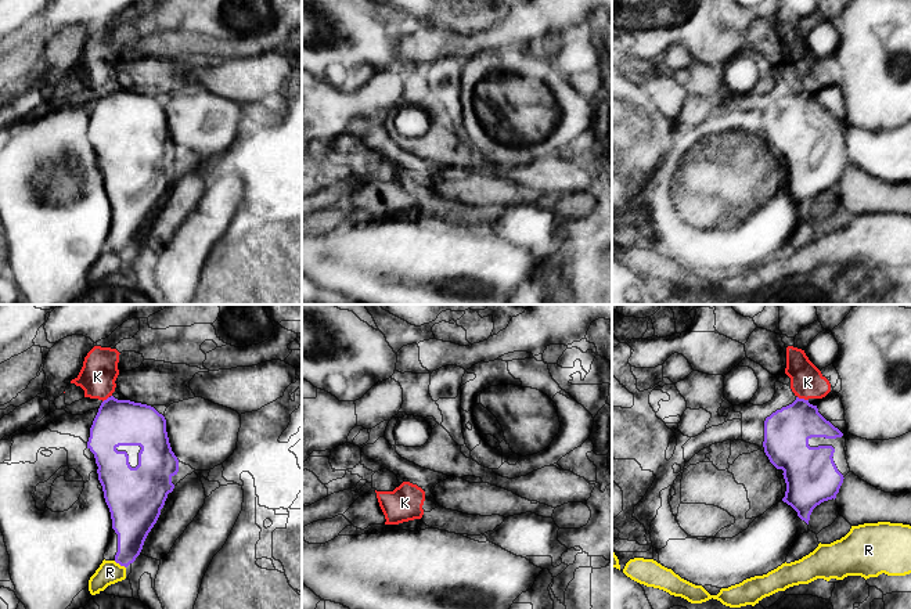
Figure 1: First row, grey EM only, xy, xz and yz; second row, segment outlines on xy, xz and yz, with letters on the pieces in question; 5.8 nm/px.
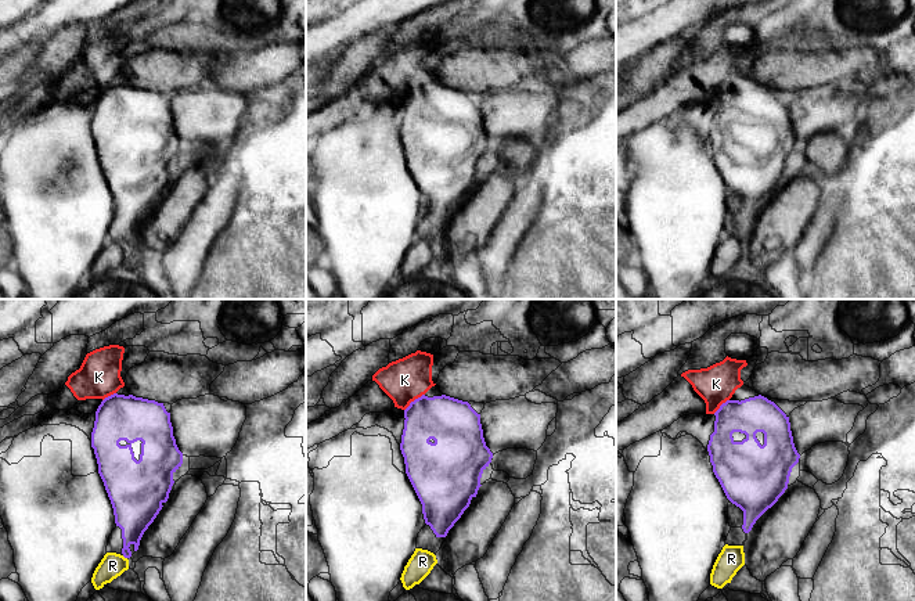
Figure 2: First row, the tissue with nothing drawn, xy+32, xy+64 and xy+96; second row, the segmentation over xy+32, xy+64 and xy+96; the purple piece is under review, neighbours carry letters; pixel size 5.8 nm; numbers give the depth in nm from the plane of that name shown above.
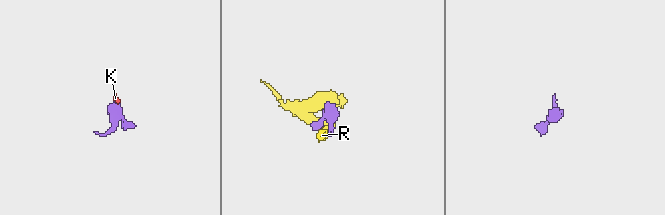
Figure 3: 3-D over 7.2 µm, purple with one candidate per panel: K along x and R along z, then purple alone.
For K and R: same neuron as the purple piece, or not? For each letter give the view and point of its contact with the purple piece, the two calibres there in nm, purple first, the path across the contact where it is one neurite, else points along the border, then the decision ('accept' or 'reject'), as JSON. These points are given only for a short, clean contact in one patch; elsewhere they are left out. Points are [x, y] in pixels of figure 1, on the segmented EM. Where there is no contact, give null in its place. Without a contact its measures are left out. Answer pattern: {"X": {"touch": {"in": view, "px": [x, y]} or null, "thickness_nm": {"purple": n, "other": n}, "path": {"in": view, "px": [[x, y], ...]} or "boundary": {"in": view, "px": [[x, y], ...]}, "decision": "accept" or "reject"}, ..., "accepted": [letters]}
{"K": {"touch": {"in": "yz", "px": [803, 399]}, "thickness_nm": {"purple": 260, "other": 190}, "boundary": {"in": "yz", "px": [[798, 396], [807, 400]]}, "decision": "reject"}, "R": {"touch": {"in": "xy", "px": [119, 564]}, "thickness_nm": {"purple": 220, "other": 140}, "boundary": {"in": "xy", "px": [[114, 561], [125, 568]]}, "decision": "reject"}, "accepted": []}

